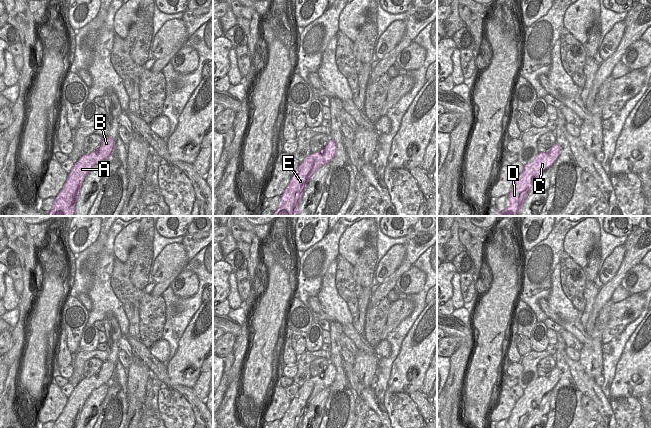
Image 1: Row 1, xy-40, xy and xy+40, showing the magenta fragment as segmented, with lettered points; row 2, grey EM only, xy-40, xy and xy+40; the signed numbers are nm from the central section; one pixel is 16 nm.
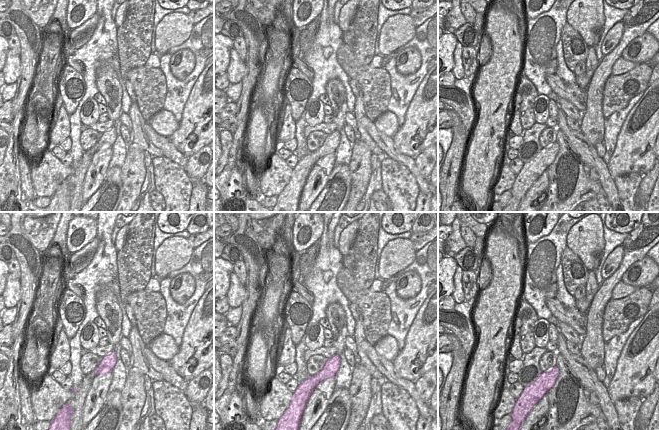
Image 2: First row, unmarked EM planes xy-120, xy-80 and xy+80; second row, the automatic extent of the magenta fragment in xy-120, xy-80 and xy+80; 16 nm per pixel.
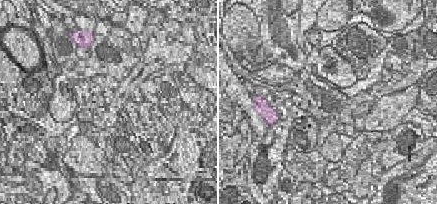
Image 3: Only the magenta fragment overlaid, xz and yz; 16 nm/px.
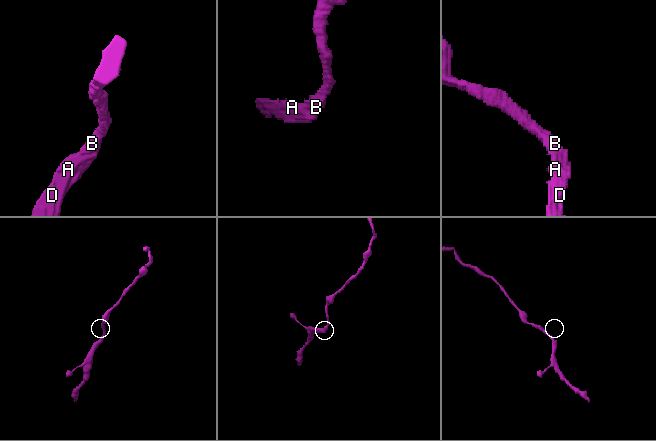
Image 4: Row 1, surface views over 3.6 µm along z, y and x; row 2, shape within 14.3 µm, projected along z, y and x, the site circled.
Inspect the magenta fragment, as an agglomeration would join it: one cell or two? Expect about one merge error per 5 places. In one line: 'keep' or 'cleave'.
keep

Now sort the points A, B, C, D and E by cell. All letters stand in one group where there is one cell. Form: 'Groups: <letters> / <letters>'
Groups: A B C D E.

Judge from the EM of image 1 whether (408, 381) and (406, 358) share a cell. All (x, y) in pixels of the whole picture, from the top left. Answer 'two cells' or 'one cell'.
one cell

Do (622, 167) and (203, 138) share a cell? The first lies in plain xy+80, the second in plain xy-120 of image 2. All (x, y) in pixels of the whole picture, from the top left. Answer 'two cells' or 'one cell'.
two cells

